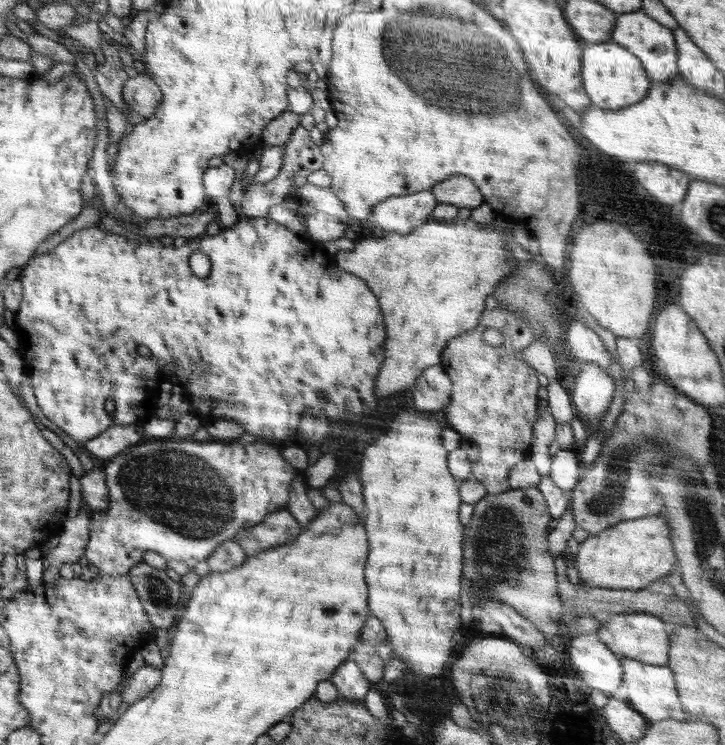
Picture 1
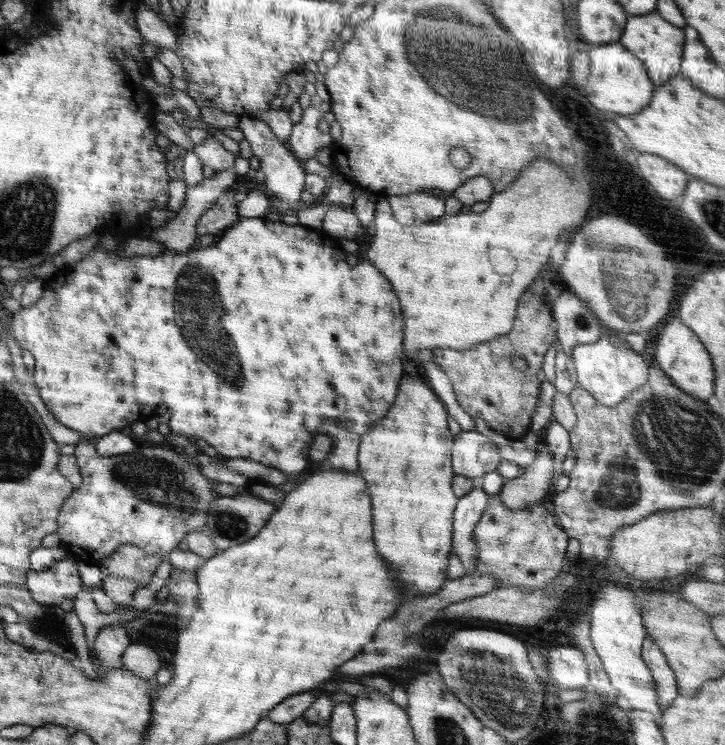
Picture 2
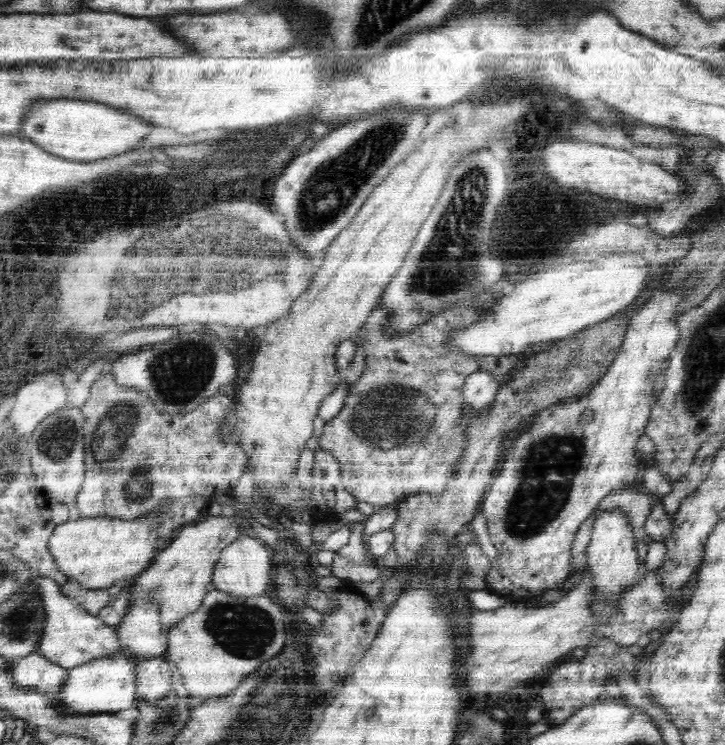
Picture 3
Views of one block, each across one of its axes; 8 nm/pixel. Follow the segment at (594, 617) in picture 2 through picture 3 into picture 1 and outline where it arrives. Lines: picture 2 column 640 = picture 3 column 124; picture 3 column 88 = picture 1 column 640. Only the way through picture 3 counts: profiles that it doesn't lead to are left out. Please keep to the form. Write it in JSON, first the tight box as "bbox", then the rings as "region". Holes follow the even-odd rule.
{"bbox":[620,657,686,724],"region":[[[628,657],[620,659],[624,676],[622,682],[628,690],[628,700],[634,706],[634,710],[644,714],[651,724],[666,719],[677,721],[686,719],[686,712],[679,701],[675,676],[670,668],[663,665],[646,664]]]}

